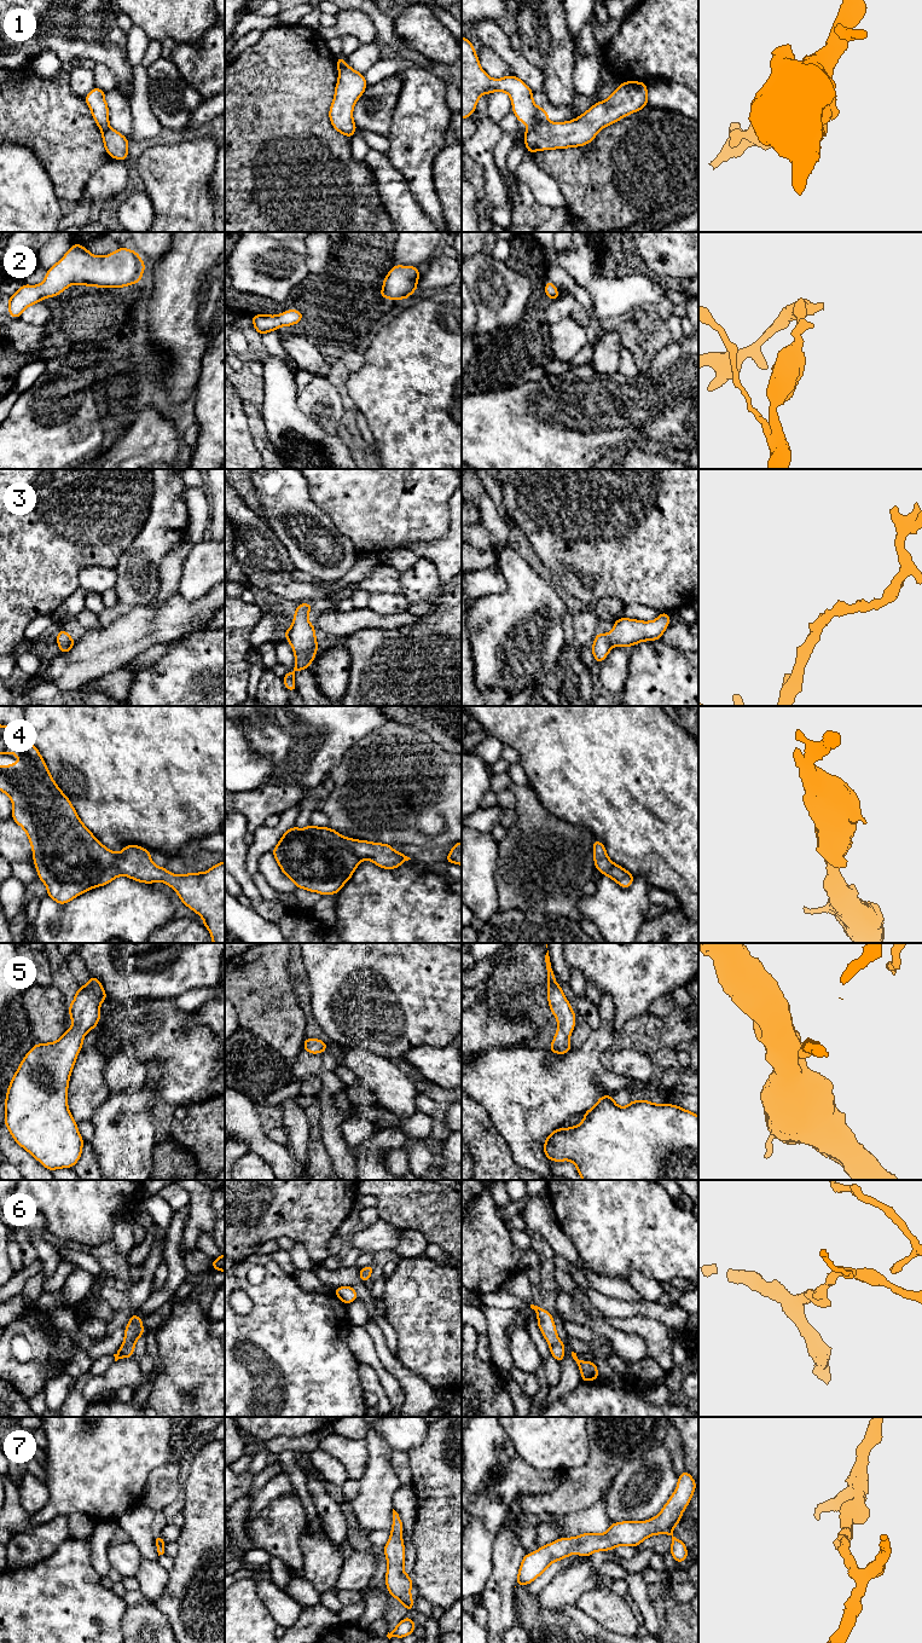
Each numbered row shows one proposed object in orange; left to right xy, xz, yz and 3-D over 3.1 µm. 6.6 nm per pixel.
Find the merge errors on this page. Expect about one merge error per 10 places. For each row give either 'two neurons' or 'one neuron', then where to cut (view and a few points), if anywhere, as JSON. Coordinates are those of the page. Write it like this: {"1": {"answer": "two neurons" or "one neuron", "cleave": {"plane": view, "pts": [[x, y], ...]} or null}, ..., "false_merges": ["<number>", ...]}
{"1": {"answer": "one neuron", "cleave": null}, "2": {"answer": "one neuron", "cleave": null}, "3": {"answer": "one neuron", "cleave": null}, "4": {"answer": "one neuron", "cleave": null}, "5": {"answer": "one neuron", "cleave": null}, "6": {"answer": "one neuron", "cleave": null}, "7": {"answer": "one neuron", "cleave": null}, "false_merges": []}

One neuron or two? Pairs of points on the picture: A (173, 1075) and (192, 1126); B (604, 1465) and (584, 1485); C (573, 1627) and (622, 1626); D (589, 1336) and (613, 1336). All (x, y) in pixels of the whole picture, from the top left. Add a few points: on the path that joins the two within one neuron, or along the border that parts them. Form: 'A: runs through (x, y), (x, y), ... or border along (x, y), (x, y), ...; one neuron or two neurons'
A: border along (212, 1097), (192, 1104); two neurons
B: runs through (599, 1470), (589, 1481); one neuron
C: border along (579, 1608), (608, 1630); two neurons
D: border along (586, 1324), (607, 1340); two neurons

